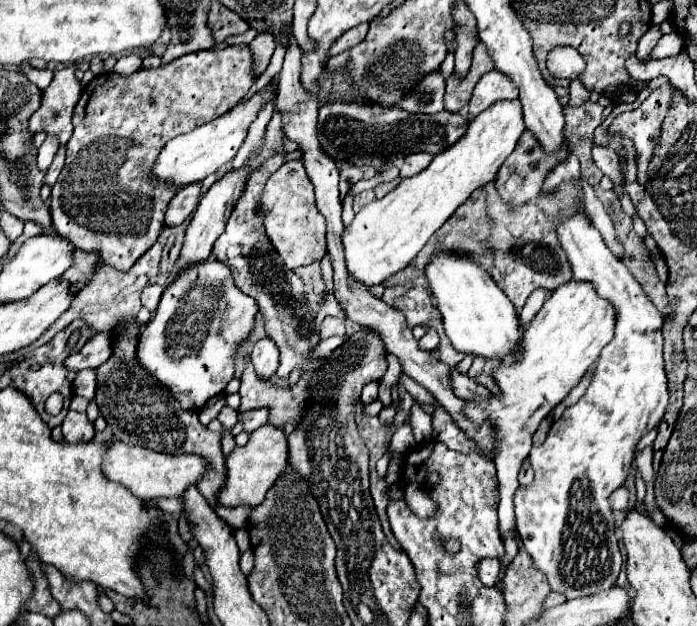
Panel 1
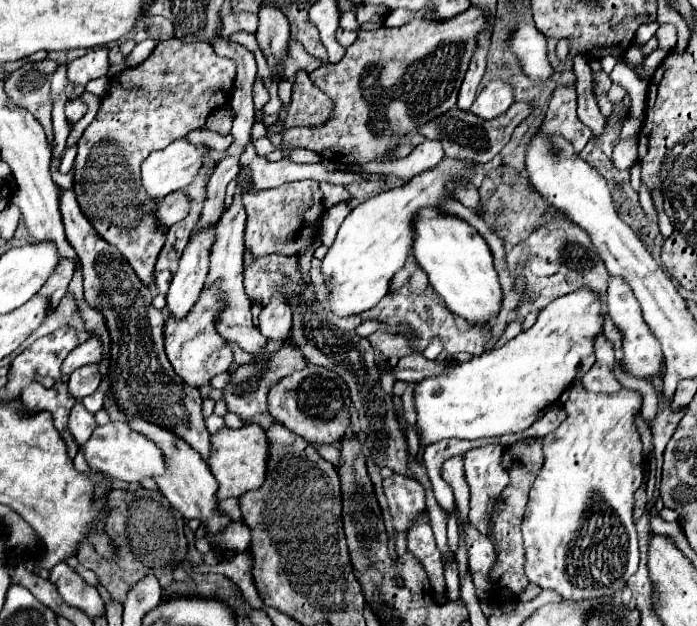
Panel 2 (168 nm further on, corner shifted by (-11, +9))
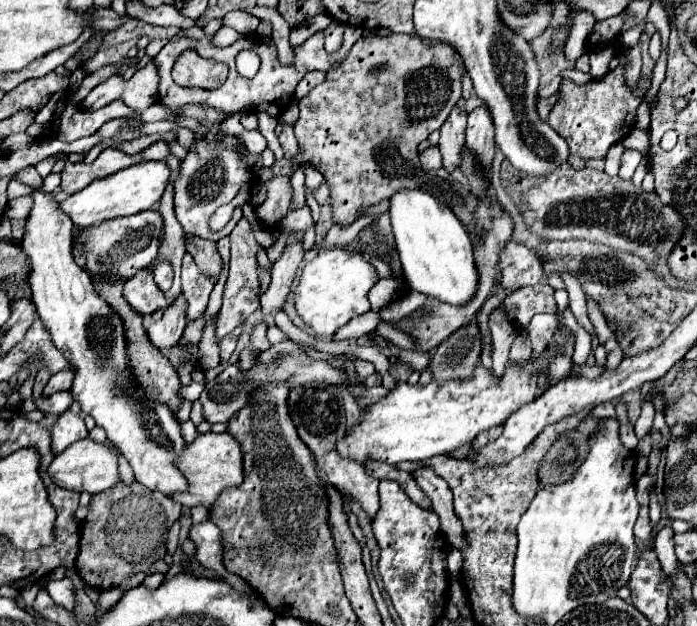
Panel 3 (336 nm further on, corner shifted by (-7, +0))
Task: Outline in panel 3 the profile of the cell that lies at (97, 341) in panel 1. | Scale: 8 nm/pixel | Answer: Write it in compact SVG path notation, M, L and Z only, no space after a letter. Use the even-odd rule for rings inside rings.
M60 370L58 374L54 374L48 384L44 386L44 396L52 396L54 392L62 392L62 390L70 390L72 384L72 370Z

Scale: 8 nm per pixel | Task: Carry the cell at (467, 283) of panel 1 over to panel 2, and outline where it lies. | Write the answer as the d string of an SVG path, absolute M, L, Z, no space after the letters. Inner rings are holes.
M432 209L418 213L414 231L414 257L418 265L428 273L430 285L442 297L446 307L470 325L486 325L498 317L504 293L500 287L498 271L494 269L492 251L484 237L466 221Z

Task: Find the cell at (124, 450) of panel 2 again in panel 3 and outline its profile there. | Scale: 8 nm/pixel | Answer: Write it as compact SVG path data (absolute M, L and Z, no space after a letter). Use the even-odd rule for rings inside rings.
M90 438L78 440L74 444L70 444L64 452L56 454L48 466L48 474L56 486L74 490L74 492L88 492L88 494L98 494L100 490L106 490L106 488L114 486L116 482L120 482L118 458L112 452L112 448L108 444L98 444Z

